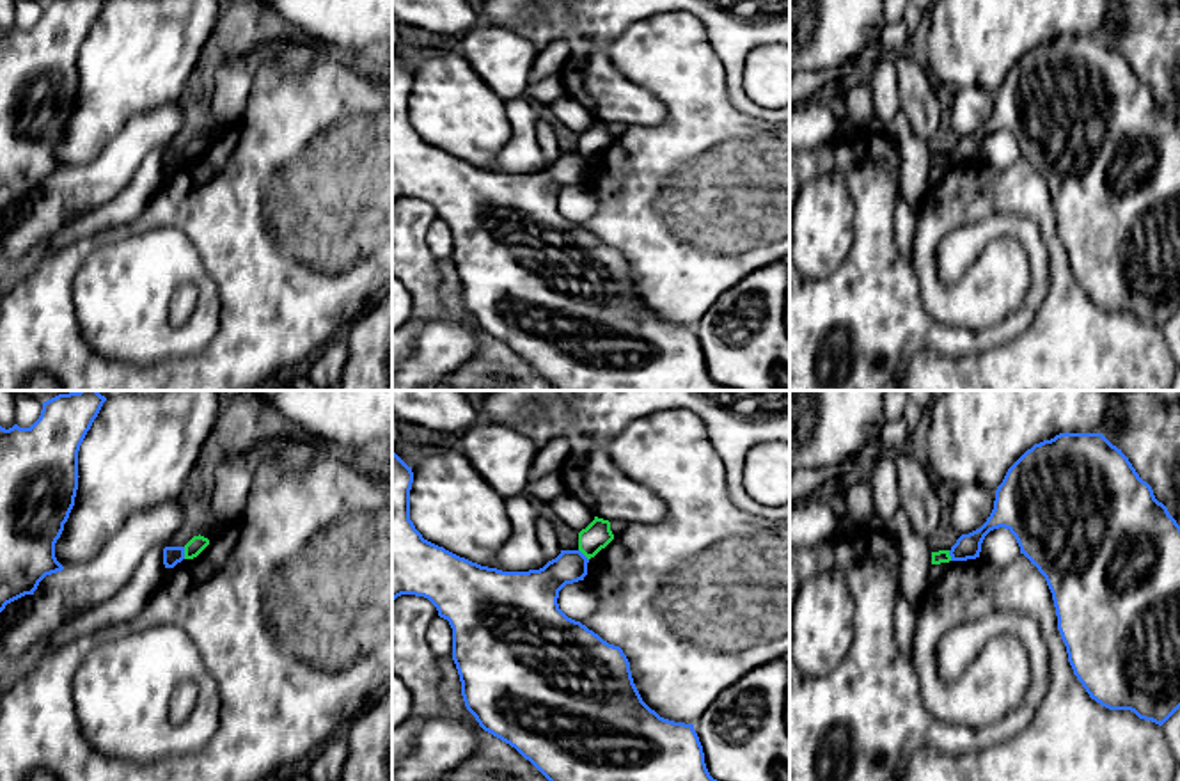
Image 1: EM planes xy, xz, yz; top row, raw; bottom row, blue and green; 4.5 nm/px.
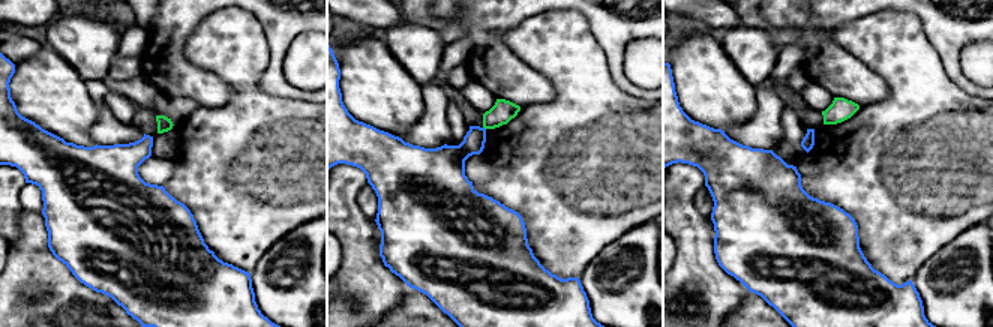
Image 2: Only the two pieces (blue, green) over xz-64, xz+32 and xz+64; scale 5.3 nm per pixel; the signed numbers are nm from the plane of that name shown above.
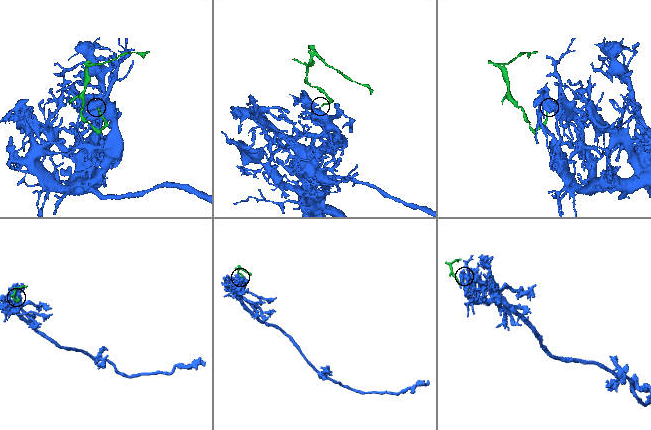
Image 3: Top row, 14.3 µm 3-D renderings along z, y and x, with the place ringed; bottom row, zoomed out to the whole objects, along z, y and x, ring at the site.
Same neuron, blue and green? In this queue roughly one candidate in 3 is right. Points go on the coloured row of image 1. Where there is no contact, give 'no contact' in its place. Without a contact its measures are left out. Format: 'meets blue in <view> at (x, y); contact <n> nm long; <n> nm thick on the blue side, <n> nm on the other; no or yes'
meets blue in xy at (183, 552); contact 60 nm long; 80 nm thick on the blue side, 80 nm on the other; no

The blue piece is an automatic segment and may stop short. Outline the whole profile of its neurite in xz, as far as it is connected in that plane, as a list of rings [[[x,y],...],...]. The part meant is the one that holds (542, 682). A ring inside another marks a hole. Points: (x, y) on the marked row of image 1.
[[[392,449],[392,602],[401,595],[424,596],[437,607],[438,616],[449,621],[452,628],[452,660],[460,674],[461,696],[467,710],[476,717],[484,731],[515,747],[548,781],[717,781],[706,769],[703,746],[694,724],[674,722],[651,710],[642,701],[633,683],[630,662],[623,650],[609,644],[598,634],[589,630],[580,621],[568,618],[559,609],[559,591],[566,584],[584,580],[587,575],[589,559],[580,550],[561,550],[561,554],[548,561],[543,568],[529,572],[502,572],[497,568],[481,566],[422,538],[410,520],[412,483],[412,467],[408,467]]]

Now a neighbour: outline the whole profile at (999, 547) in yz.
[[[994,529],[985,536],[981,543],[979,557],[995,566],[1006,566],[1017,556],[1020,556],[1020,547],[1010,529]]]

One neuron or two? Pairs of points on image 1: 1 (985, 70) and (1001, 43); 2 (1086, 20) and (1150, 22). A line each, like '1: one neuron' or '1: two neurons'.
1: one neuron
2: two neurons

